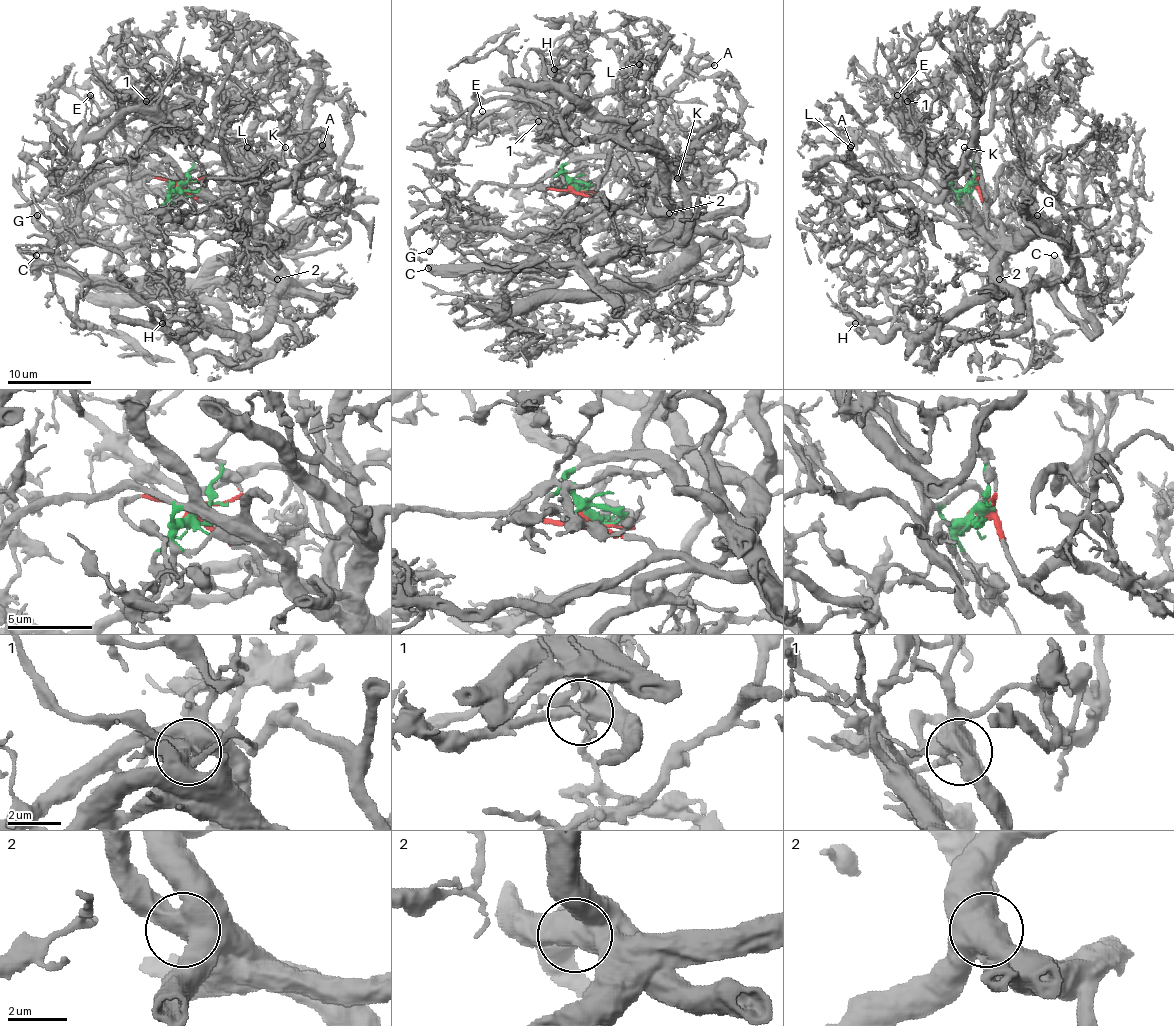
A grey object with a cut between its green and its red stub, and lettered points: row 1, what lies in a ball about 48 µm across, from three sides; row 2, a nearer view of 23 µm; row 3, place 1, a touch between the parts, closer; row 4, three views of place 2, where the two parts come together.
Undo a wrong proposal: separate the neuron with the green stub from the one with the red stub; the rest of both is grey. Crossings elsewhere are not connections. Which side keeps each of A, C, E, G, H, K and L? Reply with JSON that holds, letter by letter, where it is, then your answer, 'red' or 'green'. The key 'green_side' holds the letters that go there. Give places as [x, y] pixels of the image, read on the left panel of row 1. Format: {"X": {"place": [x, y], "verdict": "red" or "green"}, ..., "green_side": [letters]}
{"A": {"place": [322, 145], "verdict": "red"}, "C": {"place": [36, 255], "verdict": "green"}, "E": {"place": [90, 95], "verdict": "green"}, "G": {"place": [37, 215], "verdict": "red"}, "H": {"place": [162, 323], "verdict": "green"}, "K": {"place": [285, 147], "verdict": "green"}, "L": {"place": [247, 147], "verdict": "red"}, "green_side": ["C", "E", "H", "K"]}

